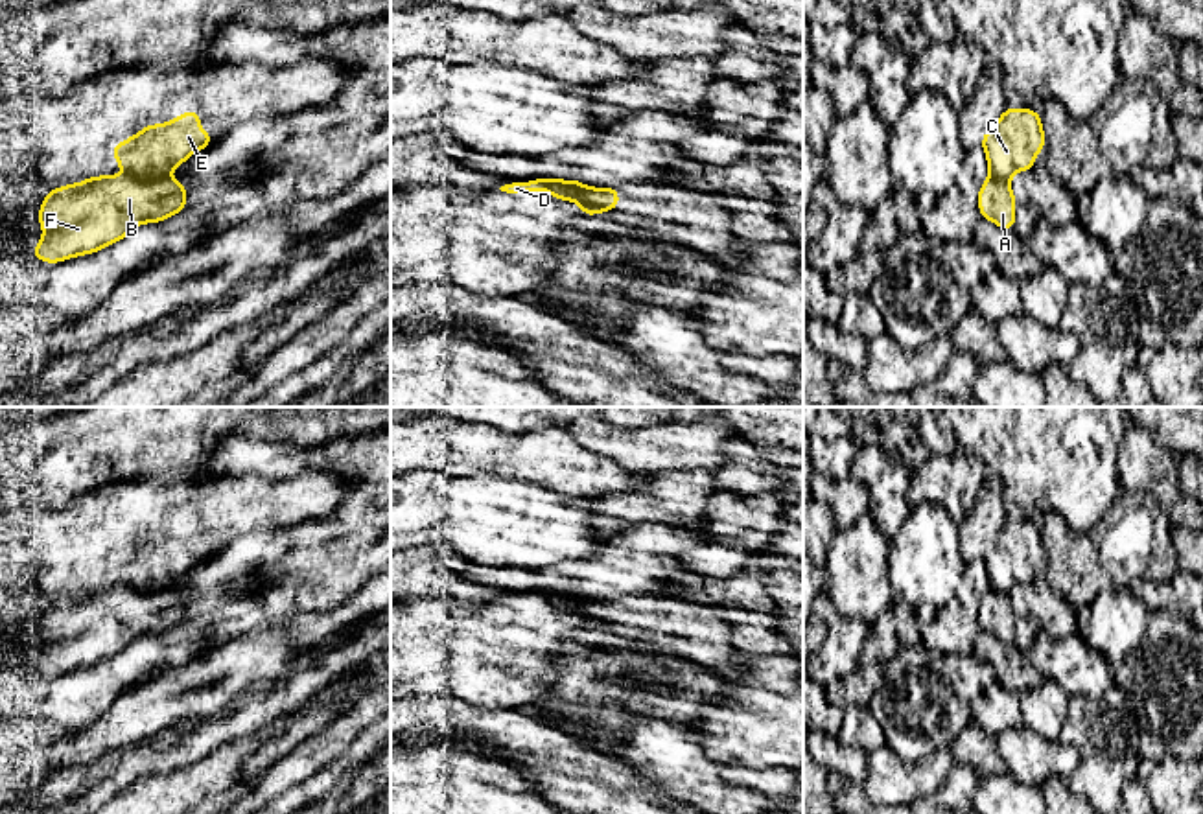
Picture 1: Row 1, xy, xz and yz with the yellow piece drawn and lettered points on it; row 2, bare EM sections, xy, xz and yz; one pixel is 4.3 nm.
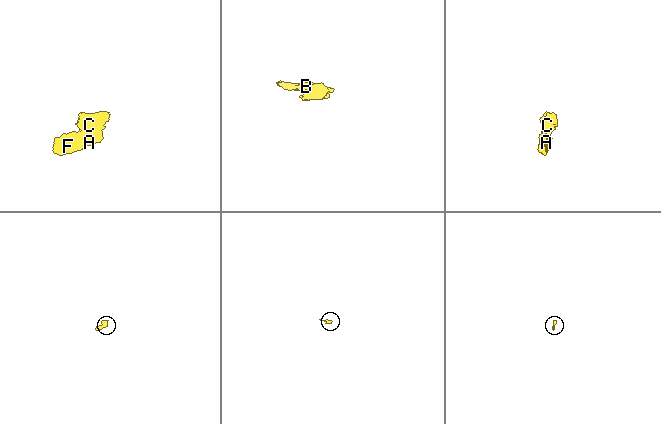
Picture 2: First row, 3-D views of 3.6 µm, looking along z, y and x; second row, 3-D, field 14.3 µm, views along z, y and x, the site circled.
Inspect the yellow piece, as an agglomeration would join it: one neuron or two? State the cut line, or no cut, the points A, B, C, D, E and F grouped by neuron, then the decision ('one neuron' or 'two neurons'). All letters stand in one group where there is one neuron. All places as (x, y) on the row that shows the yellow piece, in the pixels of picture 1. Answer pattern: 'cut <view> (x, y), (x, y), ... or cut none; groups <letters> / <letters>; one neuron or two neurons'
cut xz (546, 190), (566, 183), (583, 201), (605, 210); groups A B D F / C E; two neurons

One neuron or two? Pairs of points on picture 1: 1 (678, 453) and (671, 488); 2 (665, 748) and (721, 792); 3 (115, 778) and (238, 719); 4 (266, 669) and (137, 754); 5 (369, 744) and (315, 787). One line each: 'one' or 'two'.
1: two
2: one
3: one
4: two
5: one

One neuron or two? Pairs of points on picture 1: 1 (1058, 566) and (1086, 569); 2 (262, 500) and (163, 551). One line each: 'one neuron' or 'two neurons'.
1: one neuron
2: one neuron

